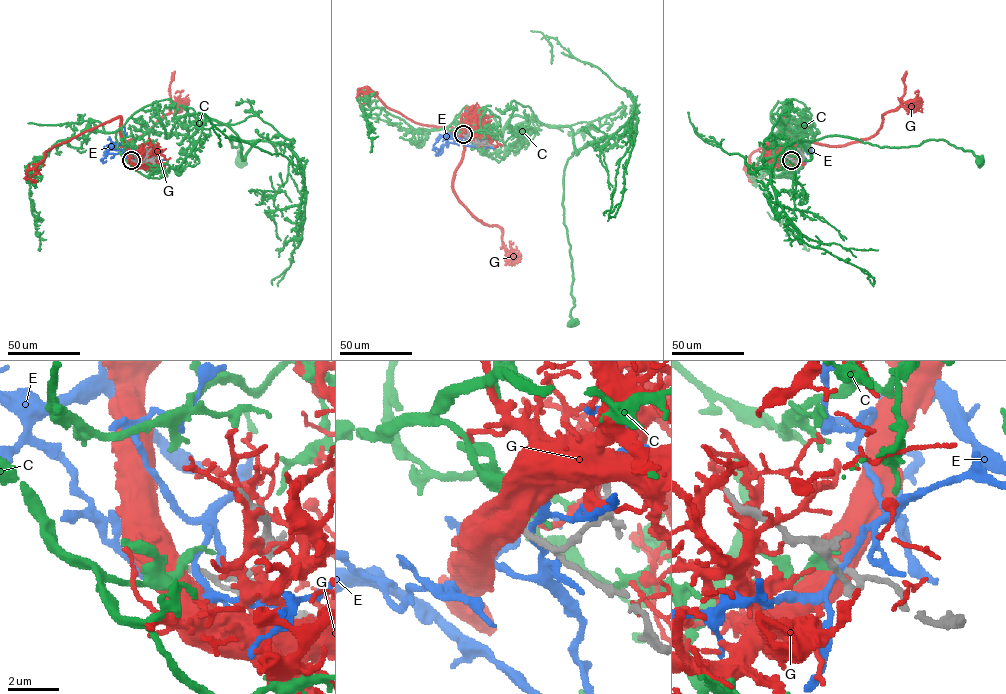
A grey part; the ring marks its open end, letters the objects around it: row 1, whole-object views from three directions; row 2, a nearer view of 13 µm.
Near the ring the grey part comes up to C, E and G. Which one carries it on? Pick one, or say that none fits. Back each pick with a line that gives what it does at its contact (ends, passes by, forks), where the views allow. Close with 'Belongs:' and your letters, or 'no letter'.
C: It passes by
Belongs: C

